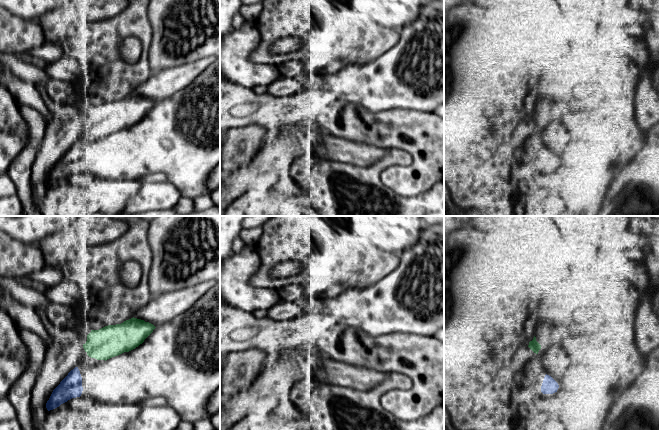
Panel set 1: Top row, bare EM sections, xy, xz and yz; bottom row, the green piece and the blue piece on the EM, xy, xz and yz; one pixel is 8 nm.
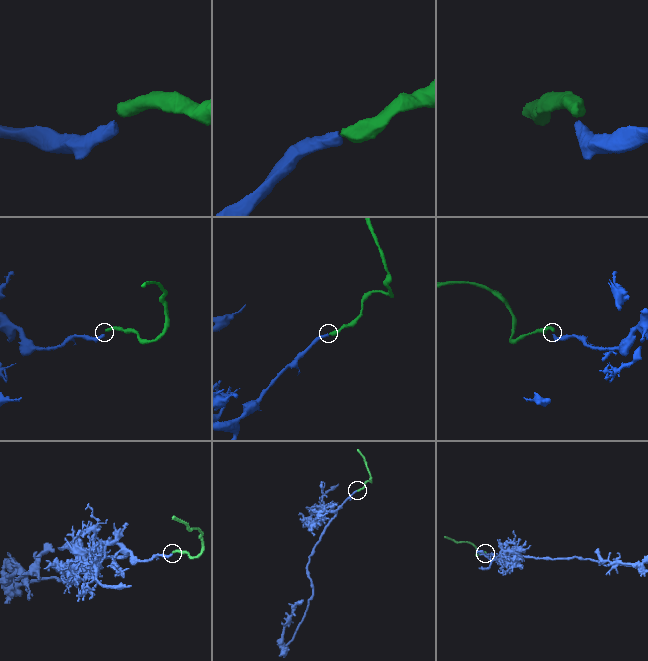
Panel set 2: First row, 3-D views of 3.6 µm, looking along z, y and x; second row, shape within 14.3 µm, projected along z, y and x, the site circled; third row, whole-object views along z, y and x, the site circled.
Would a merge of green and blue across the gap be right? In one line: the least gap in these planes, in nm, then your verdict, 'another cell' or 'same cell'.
130 nm apart; same cell

